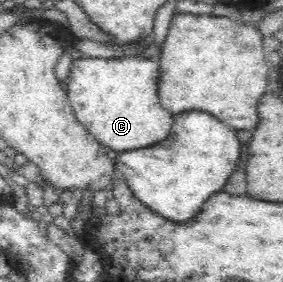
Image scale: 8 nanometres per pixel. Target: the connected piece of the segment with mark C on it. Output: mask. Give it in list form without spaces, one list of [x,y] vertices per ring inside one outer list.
[[[139,54],[119,58],[79,58],[72,61],[66,96],[77,121],[98,143],[117,154],[143,150],[163,142],[171,133],[174,114],[160,102],[160,66]]]

